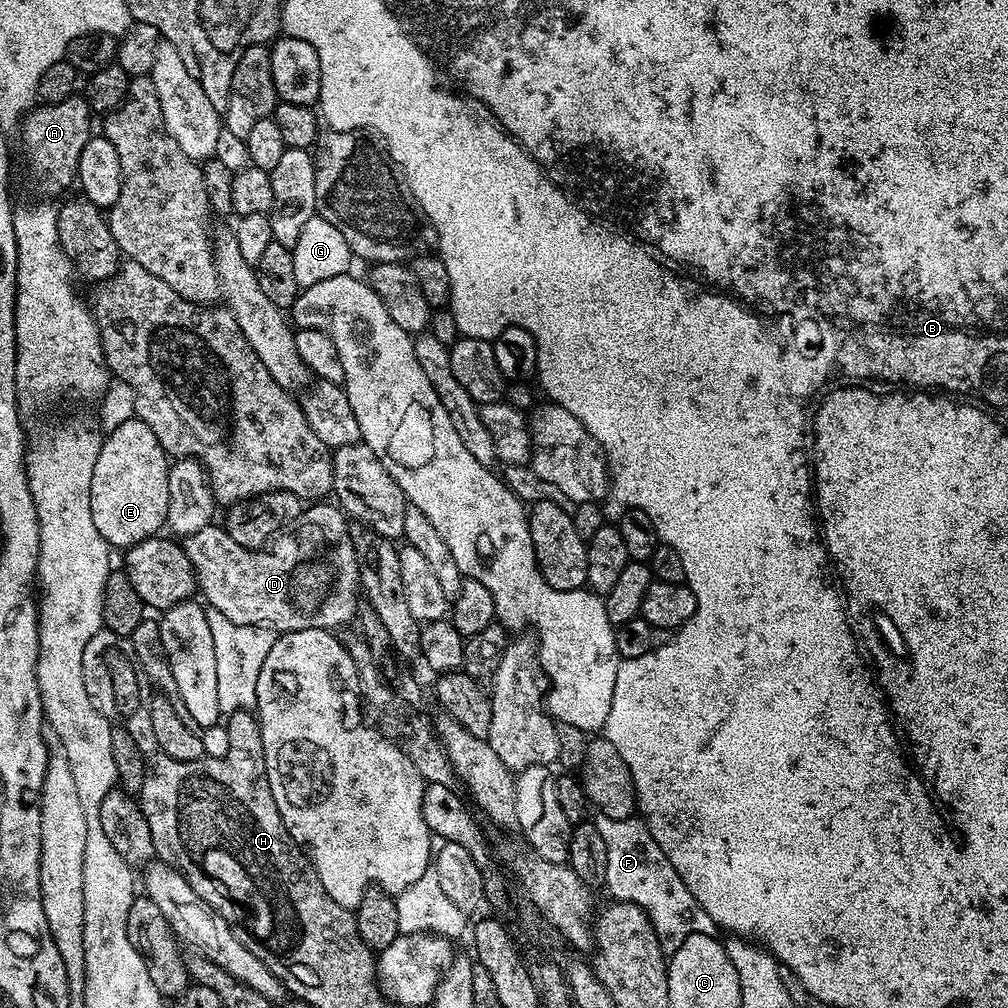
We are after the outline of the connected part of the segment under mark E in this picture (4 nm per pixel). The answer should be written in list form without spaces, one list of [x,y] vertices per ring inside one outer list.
[[[138,418],[123,422],[122,426],[103,437],[98,462],[94,462],[94,478],[90,478],[90,515],[94,518],[98,534],[102,534],[102,538],[106,538],[113,549],[127,550],[132,545],[157,535],[165,527],[170,498],[169,467],[170,457],[158,442],[154,430],[150,430],[150,426]]]

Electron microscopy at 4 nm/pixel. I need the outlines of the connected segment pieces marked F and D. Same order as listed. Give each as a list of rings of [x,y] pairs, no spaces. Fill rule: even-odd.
[[[597,815],[594,823],[598,834],[606,841],[606,878],[603,887],[613,901],[622,904],[637,904],[650,918],[654,934],[660,943],[660,949],[665,954],[678,950],[678,946],[690,937],[690,934],[701,932],[713,935],[717,926],[698,906],[694,894],[686,890],[686,882],[678,878],[678,870],[670,866],[666,854],[662,854],[662,846],[654,842],[647,824],[643,819],[631,816],[630,818],[606,818]]]
[[[316,502],[305,507],[294,531],[285,531],[267,546],[255,550],[238,546],[223,526],[209,526],[183,537],[184,552],[196,571],[199,595],[204,595],[203,599],[211,607],[222,610],[230,622],[242,626],[267,625],[280,634],[311,628],[340,630],[348,626],[343,624],[351,620],[353,623],[358,616],[358,597],[362,592],[360,559],[354,550],[349,517],[335,503],[328,503]]]

